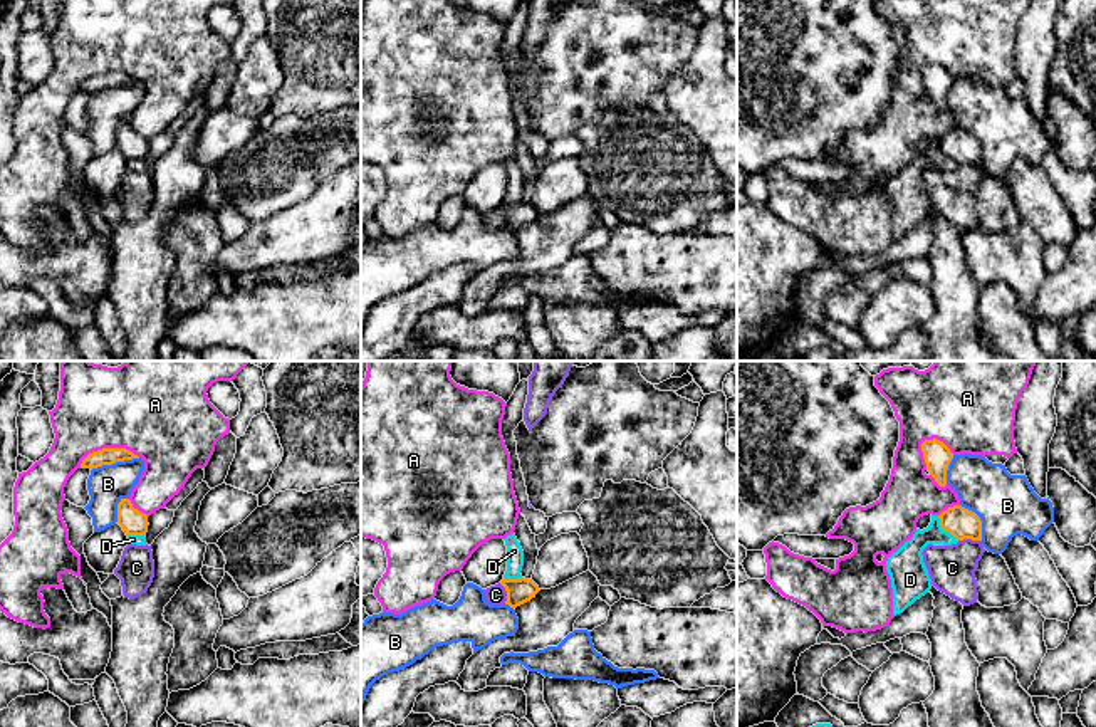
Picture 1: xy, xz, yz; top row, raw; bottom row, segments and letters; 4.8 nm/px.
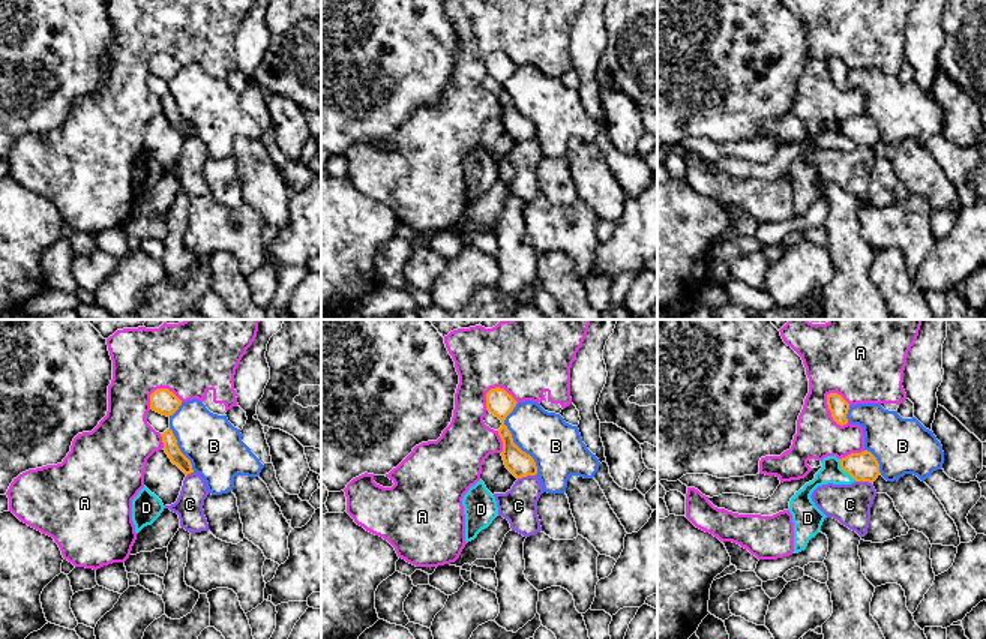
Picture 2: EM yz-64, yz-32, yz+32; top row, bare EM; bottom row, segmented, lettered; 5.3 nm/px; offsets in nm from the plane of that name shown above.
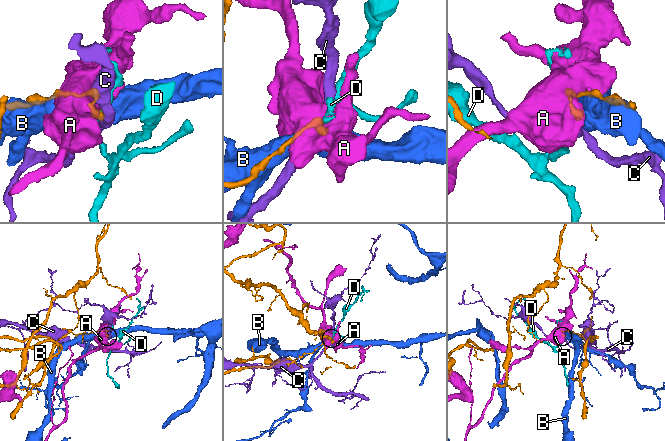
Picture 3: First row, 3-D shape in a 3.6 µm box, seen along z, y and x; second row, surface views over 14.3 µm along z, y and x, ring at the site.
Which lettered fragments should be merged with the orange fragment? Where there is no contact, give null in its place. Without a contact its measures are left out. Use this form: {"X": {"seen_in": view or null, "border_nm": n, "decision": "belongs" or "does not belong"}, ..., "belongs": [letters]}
{"A": {"seen_in": "xy", "border_nm": 300, "decision": "does not belong"}, "B": {"seen_in": "xy", "border_nm": 240, "decision": "does not belong"}, "C": {"seen_in": "yz", "border_nm": 100, "decision": "does not belong"}, "D": {"seen_in": "yz", "border_nm": 160, "decision": "does not belong"}, "belongs": []}

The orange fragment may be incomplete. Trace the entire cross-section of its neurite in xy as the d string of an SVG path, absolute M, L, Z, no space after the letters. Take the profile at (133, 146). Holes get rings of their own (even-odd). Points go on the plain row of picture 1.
M129 123L117 128L117 148L126 160L144 160L148 156L148 139L133 131Z

